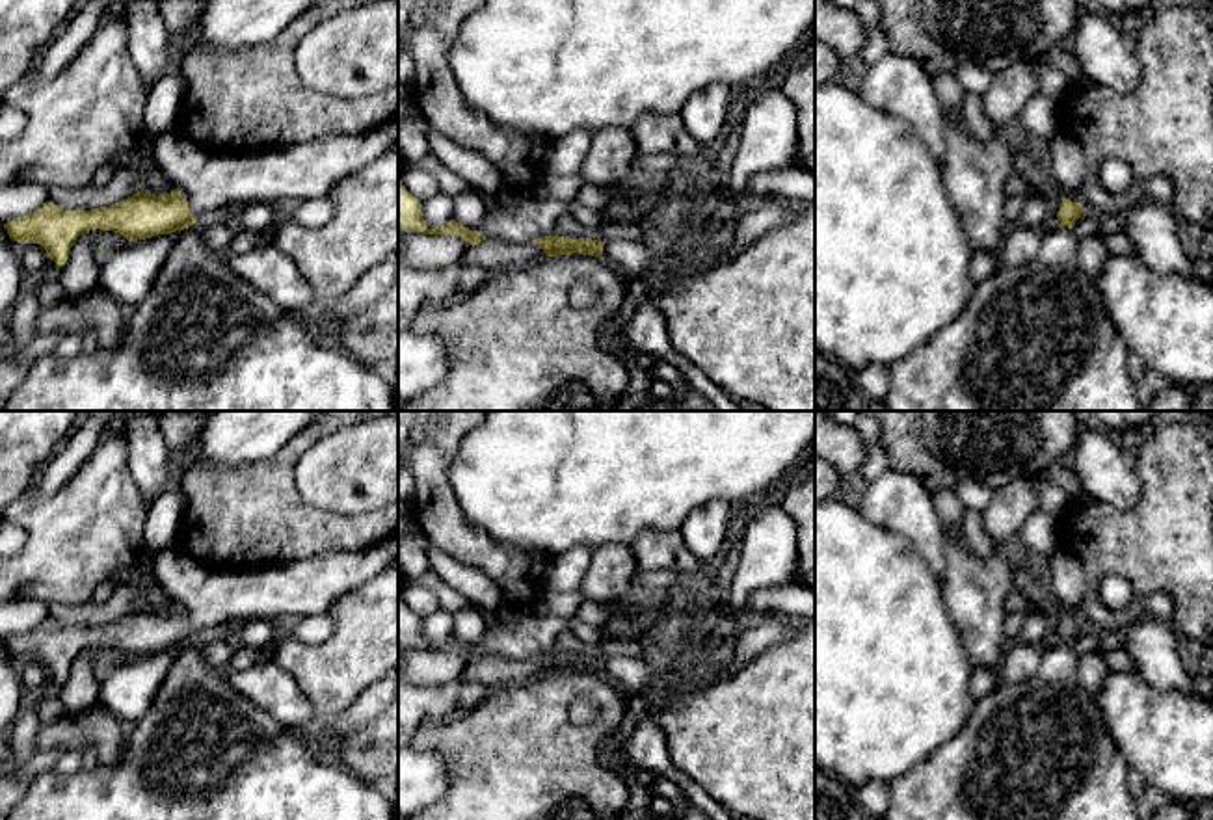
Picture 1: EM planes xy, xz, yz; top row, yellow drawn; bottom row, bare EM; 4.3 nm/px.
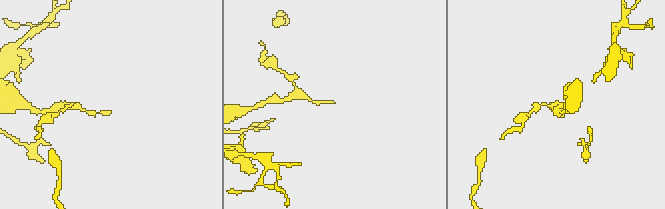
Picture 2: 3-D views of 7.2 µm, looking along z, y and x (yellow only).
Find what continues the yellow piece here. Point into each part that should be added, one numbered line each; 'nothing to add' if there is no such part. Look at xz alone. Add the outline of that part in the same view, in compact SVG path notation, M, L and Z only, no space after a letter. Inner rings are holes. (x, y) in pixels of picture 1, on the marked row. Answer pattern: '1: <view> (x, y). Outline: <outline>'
1: xz (678, 251). Outline: M673 223L642 240L608 240L601 257L627 281L646 279L659 284L724 266L731 258L735 244L735 223L720 225L714 231L705 225Z

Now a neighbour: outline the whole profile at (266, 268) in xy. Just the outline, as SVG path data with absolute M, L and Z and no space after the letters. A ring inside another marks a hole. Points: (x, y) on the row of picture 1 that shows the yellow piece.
M272 242L231 255L227 264L283 311L296 312L313 299L313 288L300 268Z

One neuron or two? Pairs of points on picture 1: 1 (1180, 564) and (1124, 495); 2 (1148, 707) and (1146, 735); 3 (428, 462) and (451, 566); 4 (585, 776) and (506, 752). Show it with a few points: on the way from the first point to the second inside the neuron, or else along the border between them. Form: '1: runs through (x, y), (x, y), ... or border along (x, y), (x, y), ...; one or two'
1: border along (1135, 463), (1141, 497), (1133, 506), (1091, 499); two
2: runs through (1148, 714), (1148, 727); one
3: border along (425, 534), (441, 551), (479, 568), (488, 577); two
4: runs through (566, 776), (531, 776), (525, 770); one

